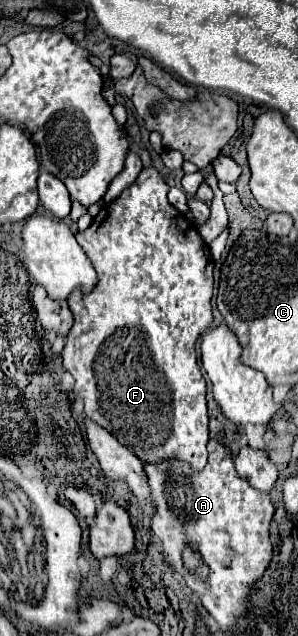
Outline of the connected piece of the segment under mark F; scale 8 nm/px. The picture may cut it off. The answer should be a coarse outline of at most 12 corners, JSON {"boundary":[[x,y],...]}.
{"boundary":[[160,173],[76,241],[62,365],[138,459],[206,465],[212,267]]}

